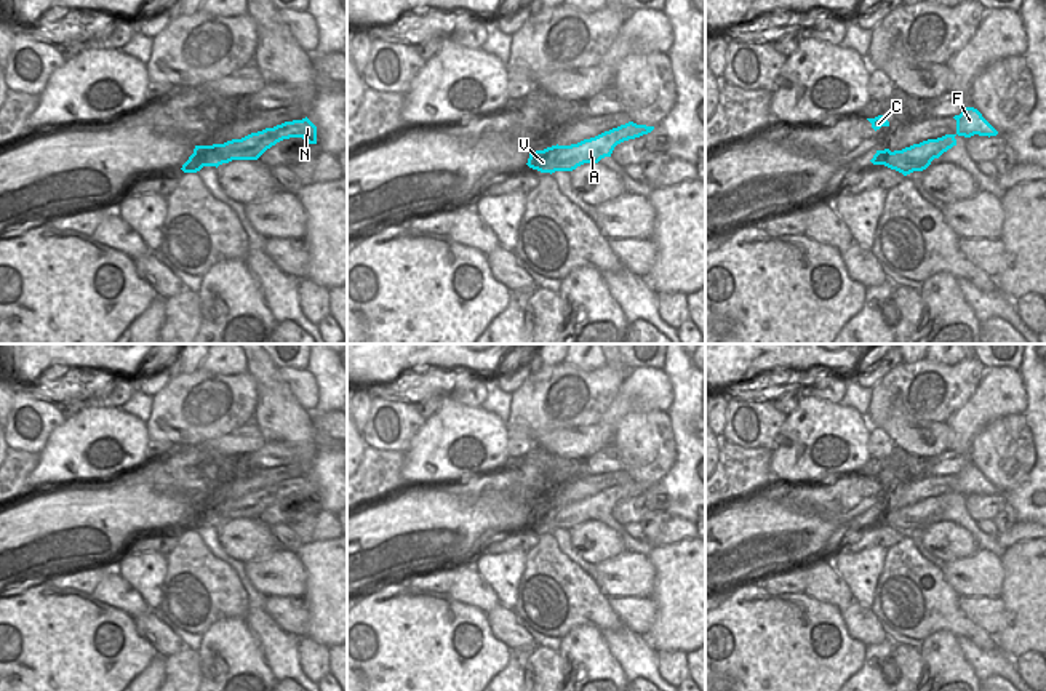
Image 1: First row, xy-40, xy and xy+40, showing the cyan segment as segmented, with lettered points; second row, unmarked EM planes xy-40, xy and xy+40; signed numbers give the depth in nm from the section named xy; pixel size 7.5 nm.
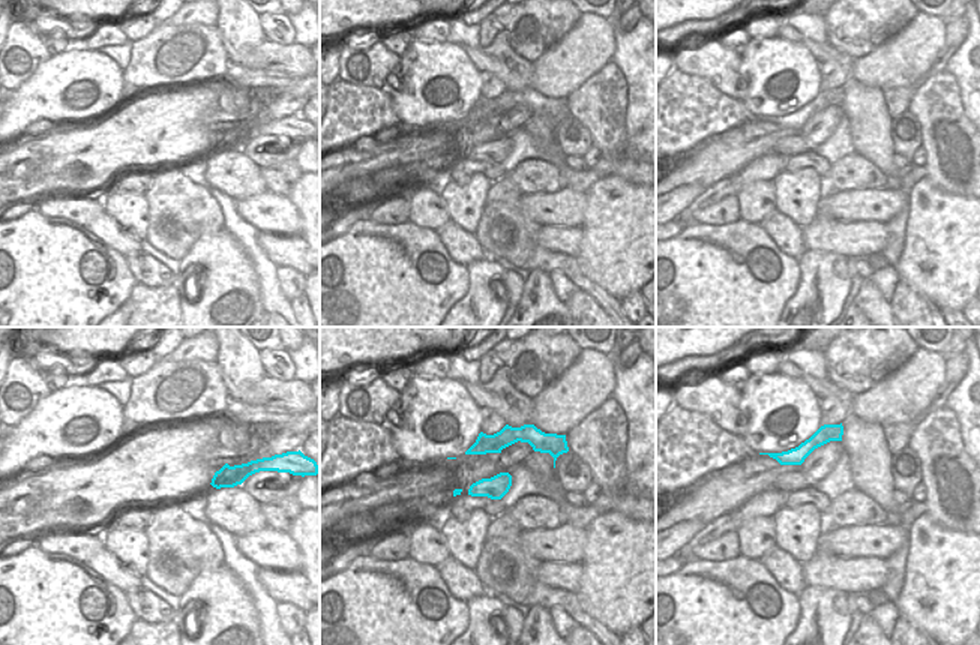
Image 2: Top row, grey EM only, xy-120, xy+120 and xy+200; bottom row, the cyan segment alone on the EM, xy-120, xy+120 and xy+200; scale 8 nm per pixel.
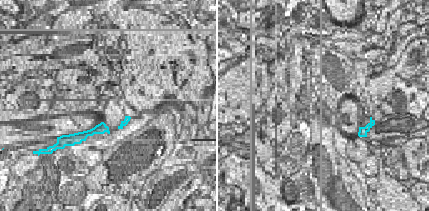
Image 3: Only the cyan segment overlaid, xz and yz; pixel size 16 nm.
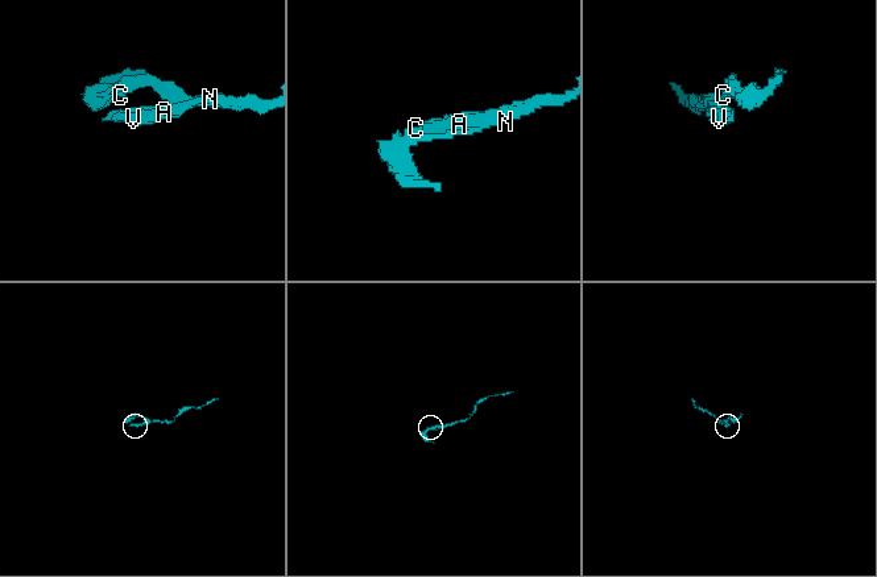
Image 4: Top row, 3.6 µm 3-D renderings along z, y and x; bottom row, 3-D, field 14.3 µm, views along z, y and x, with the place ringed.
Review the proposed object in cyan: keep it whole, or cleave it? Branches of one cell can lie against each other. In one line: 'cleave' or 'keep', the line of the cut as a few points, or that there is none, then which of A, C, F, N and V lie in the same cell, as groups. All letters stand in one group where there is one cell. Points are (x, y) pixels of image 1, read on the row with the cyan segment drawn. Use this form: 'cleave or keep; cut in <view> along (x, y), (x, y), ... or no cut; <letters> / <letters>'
cleave; cut in xy along (621, 127), (618, 128); A N V / C F

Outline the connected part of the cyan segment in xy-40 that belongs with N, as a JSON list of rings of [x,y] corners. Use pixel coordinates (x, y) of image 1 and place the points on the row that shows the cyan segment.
[[[305,117],[224,144],[195,146],[194,154],[181,170],[184,173],[197,173],[203,166],[218,168],[232,160],[258,160],[267,149],[289,138],[302,138],[307,144],[317,144],[317,126]]]

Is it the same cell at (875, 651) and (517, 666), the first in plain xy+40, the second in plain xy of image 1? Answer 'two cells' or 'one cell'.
one cell

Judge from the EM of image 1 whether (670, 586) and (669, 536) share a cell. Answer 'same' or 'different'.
different

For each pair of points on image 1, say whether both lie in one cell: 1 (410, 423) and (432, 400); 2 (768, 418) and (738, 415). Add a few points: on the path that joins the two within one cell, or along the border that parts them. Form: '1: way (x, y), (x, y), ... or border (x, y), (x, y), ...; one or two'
1: border (413, 397), (415, 408), (426, 418); two
2: way (760, 418), (749, 418), (746, 415); one

